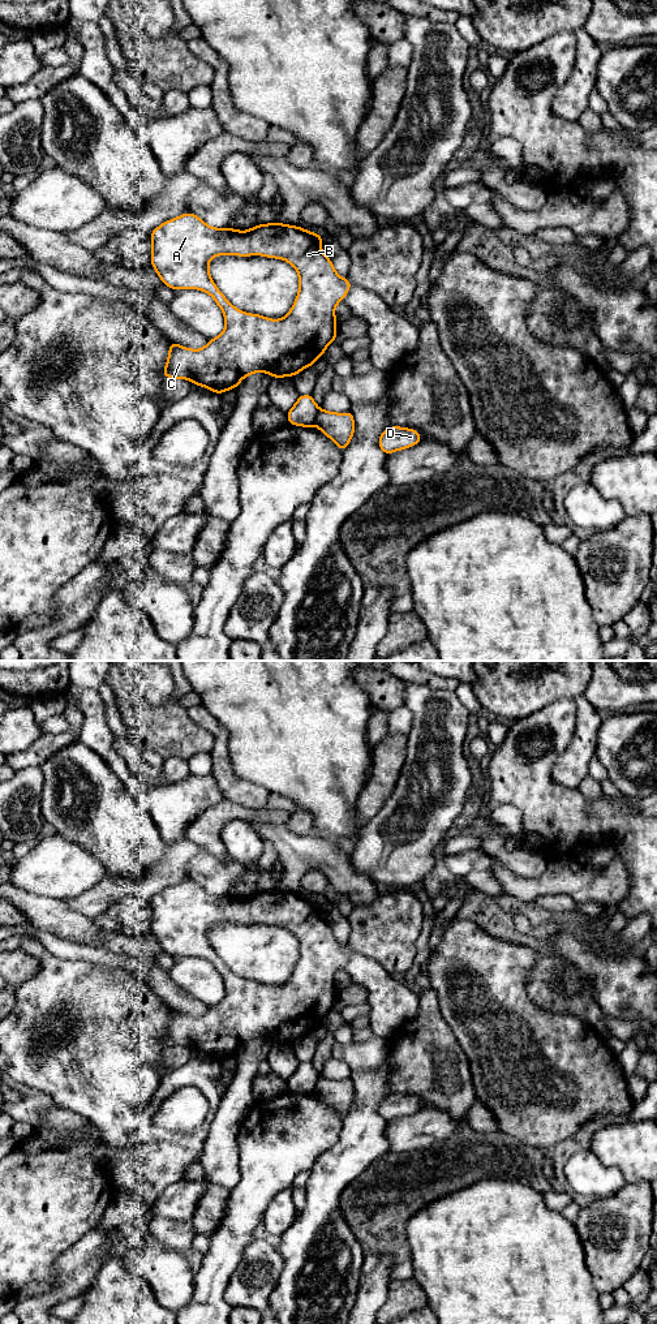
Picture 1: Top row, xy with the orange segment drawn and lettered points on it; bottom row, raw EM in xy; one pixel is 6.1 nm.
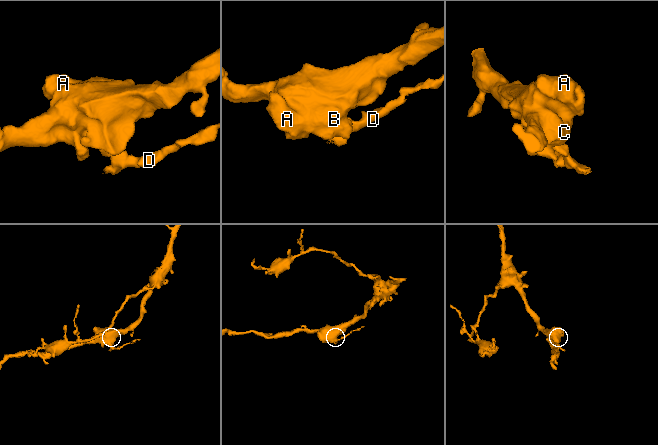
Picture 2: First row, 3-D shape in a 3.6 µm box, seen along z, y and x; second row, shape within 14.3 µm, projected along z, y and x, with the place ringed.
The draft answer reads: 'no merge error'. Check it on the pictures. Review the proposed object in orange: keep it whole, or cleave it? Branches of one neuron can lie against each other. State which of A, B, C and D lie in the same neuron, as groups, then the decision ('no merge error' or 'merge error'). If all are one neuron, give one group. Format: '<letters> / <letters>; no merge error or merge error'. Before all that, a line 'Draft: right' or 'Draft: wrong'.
Draft: wrong
A B C / D; merge error

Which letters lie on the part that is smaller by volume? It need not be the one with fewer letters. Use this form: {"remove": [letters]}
{"remove": ["D"]}

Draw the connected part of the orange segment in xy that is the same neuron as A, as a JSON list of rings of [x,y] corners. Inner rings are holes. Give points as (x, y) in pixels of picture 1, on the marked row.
[[[192,212],[162,223],[151,231],[151,267],[156,271],[163,284],[171,289],[198,289],[209,293],[224,314],[224,331],[207,341],[202,349],[190,349],[169,341],[169,352],[162,374],[168,379],[186,379],[196,386],[202,386],[220,395],[228,390],[237,388],[240,382],[253,373],[267,373],[272,378],[293,377],[301,370],[312,366],[323,356],[326,348],[336,340],[338,322],[335,306],[347,297],[352,283],[348,278],[340,278],[331,259],[322,252],[322,235],[313,233],[296,225],[272,222],[258,224],[248,231],[237,231],[231,227],[214,228]],[[216,255],[262,255],[287,261],[299,272],[299,293],[293,306],[282,319],[270,319],[259,314],[239,310],[228,302],[211,279],[209,271],[210,261]]]

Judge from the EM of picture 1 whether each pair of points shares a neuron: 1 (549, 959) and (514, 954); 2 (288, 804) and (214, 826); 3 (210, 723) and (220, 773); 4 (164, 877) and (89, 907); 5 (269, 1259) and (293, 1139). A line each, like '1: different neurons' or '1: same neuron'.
1: different neurons
2: different neurons
3: same neuron
4: same neuron
5: different neurons

